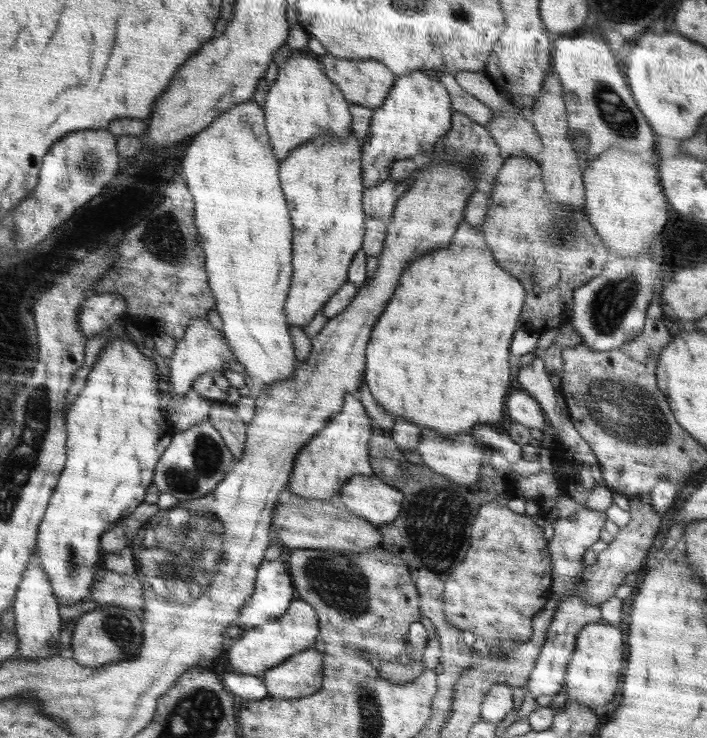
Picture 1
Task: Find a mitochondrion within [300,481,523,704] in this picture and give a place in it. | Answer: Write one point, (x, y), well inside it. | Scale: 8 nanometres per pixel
(338, 582)

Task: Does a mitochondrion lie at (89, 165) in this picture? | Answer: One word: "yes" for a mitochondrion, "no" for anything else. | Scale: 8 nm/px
yes

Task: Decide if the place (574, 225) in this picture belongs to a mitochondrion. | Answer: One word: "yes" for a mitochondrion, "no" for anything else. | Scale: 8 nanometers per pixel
yes

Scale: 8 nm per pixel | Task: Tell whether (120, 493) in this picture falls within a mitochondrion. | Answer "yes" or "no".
no

